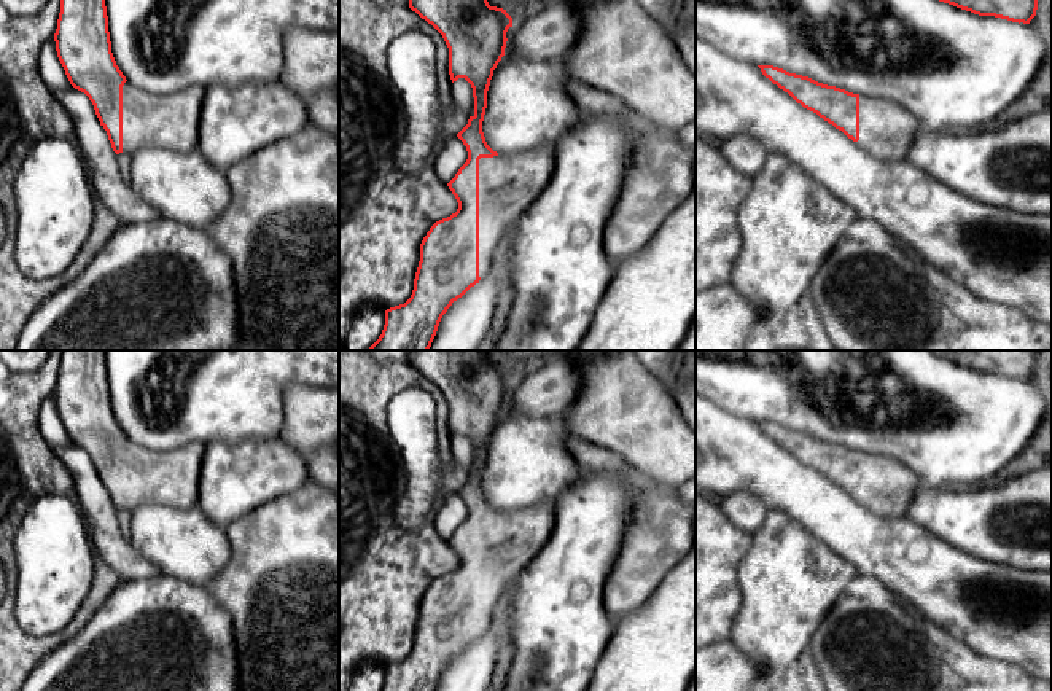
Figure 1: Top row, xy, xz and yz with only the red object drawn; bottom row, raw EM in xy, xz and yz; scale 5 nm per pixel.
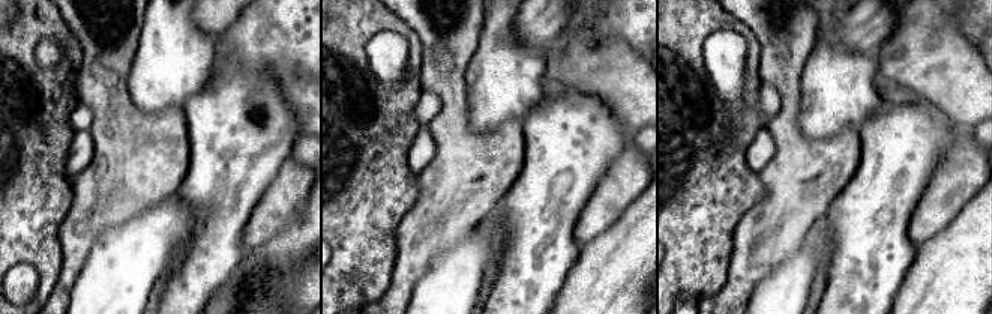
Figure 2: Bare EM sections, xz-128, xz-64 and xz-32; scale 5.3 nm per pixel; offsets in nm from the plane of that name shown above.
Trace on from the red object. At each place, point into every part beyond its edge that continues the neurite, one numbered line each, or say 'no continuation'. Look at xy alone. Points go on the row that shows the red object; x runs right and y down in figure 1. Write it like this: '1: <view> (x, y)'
1: xy (171, 121)

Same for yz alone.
1: yz (887, 129)

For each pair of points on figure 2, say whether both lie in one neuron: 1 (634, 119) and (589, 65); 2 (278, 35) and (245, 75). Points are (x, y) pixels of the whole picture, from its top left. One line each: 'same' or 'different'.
1: same
2: same

